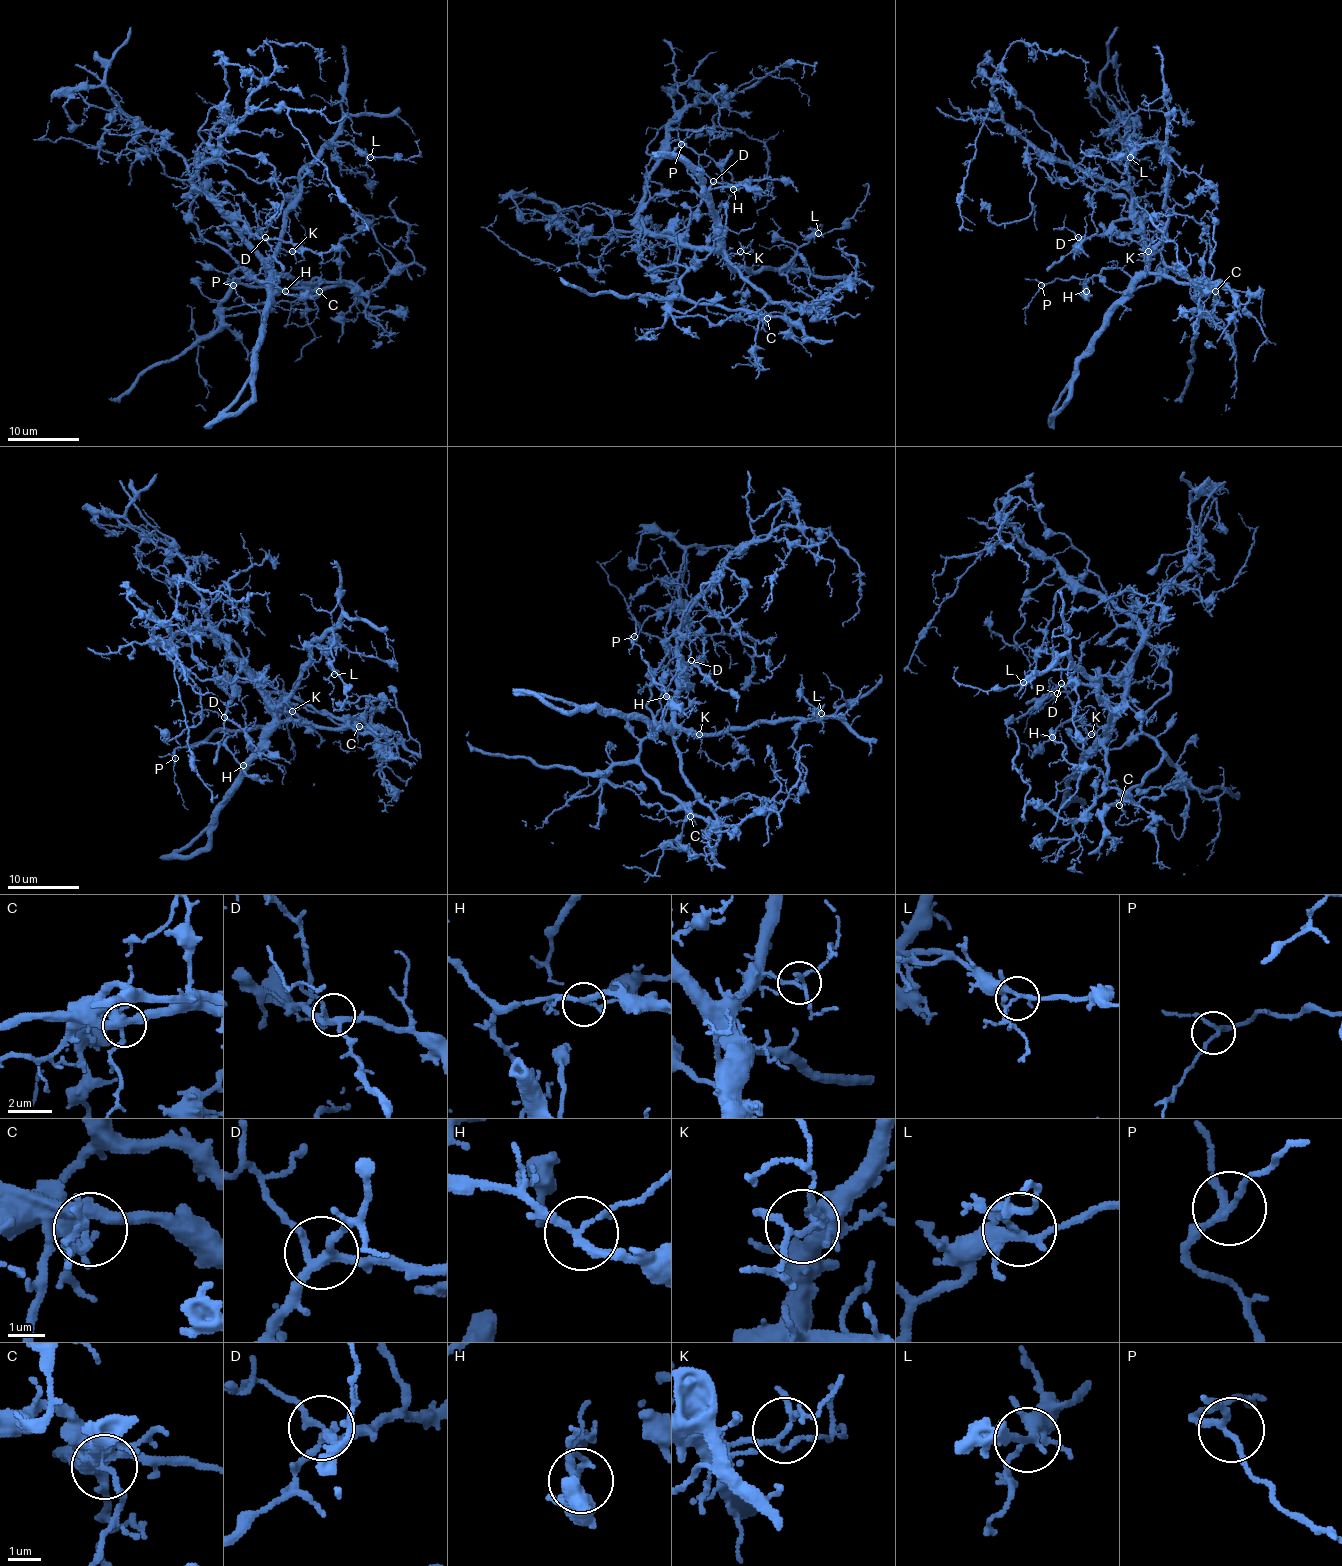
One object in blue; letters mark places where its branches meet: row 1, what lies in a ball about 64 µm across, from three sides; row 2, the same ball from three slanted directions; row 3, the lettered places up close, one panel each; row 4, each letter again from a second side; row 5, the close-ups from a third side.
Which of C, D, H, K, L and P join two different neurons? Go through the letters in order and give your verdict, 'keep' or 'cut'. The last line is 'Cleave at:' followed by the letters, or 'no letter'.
C: keep
D: keep
H: keep
K: keep
L: keep
P: keep
Cleave at: no letter

